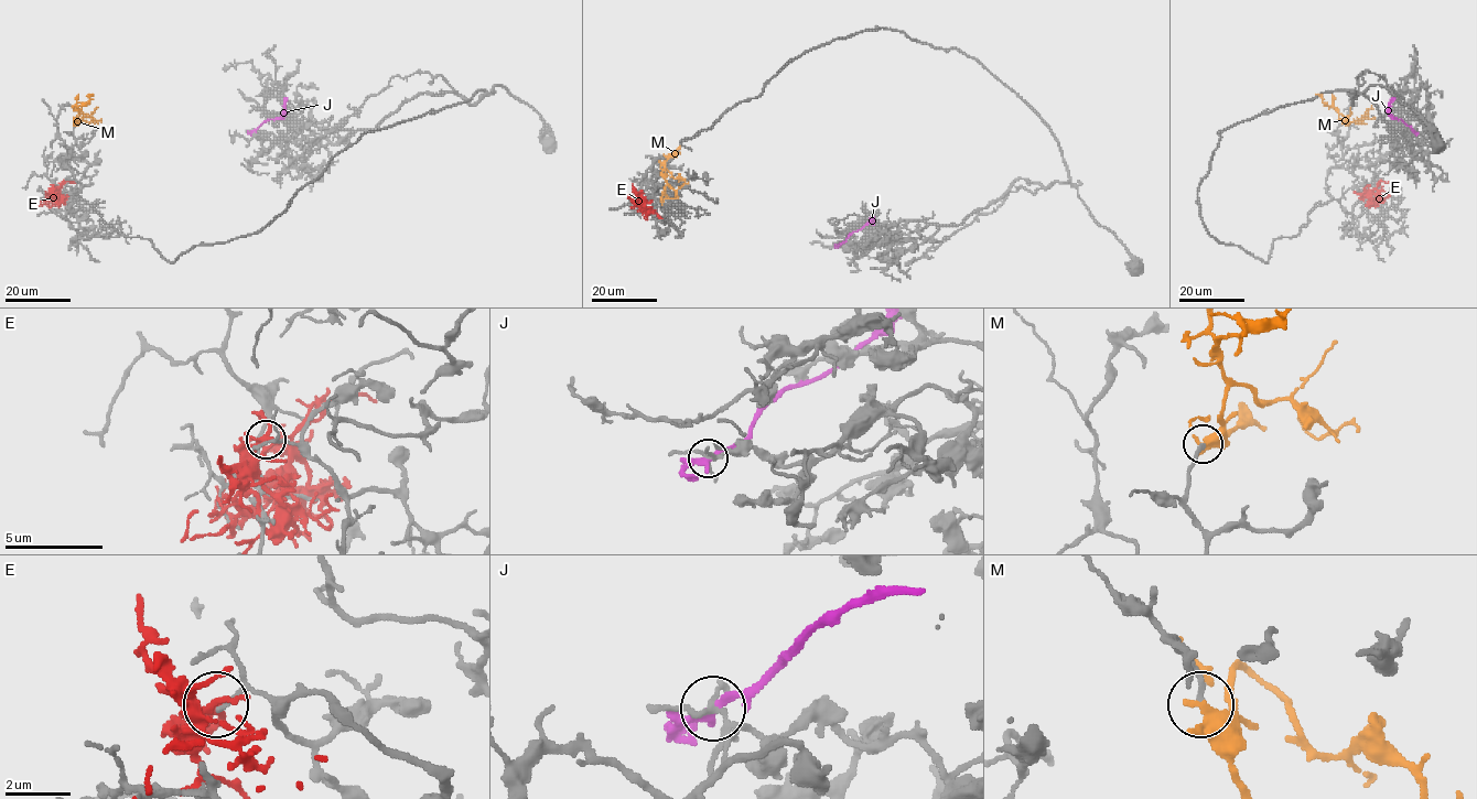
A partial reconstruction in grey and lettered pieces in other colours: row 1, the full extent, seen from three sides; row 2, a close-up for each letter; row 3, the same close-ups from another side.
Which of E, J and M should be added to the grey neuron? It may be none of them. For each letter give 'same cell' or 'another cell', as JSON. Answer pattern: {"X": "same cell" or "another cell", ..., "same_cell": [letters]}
{"E": "another cell", "J": "another cell", "M": "same cell", "same_cell": ["M"]}

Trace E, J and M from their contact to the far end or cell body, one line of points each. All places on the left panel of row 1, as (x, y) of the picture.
E: (53, 189), (52, 192), (66, 182), (74, 182)
J: (251, 130), (265, 121), (279, 118), (287, 97)
M: (75, 123), (78, 106), (86, 105), (93, 95)

